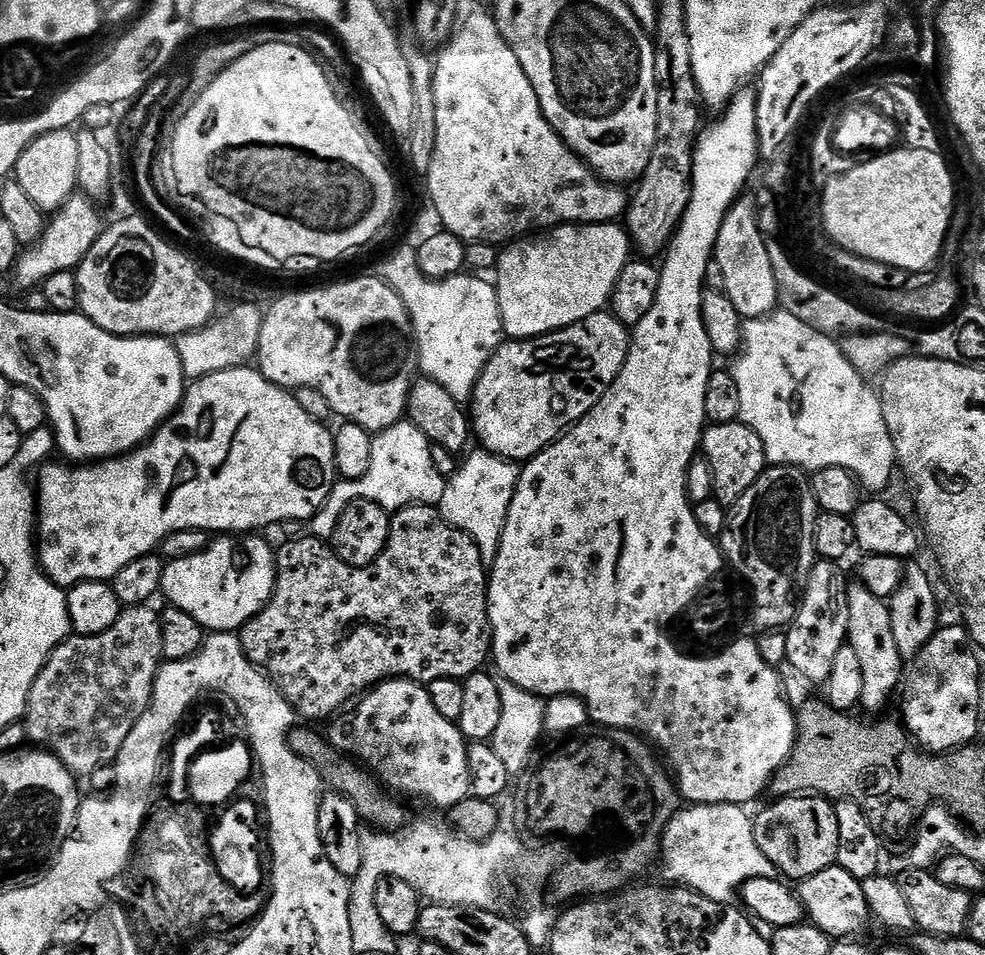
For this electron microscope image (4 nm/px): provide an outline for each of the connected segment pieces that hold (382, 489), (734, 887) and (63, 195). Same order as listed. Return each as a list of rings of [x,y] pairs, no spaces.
[[[407,418],[384,432],[375,433],[372,437],[370,470],[366,470],[360,480],[340,480],[332,485],[328,501],[310,521],[311,535],[317,538],[331,537],[342,510],[346,510],[351,500],[369,500],[382,506],[389,514],[411,504],[439,505],[446,477],[438,474],[438,469],[434,466],[432,446],[433,443],[426,438],[426,434],[422,434],[422,430],[418,430],[418,426],[414,426]]]
[[[694,804],[681,807],[666,826],[664,837],[660,839],[658,869],[668,879],[665,881],[672,886],[690,888],[719,904],[732,904],[747,880],[777,879],[778,873],[770,858],[766,858],[766,854],[758,850],[752,829],[753,817],[744,812],[747,811],[738,804]]]
[[[71,128],[54,130],[50,134],[42,134],[18,158],[14,179],[26,195],[45,214],[55,214],[60,207],[71,200],[78,188],[78,142],[76,132]]]

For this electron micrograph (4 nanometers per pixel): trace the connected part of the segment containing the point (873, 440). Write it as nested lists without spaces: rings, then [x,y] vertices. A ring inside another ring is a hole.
[[[777,310],[771,316],[760,316],[757,320],[749,320],[745,323],[744,343],[735,357],[734,363],[736,365],[731,365],[730,371],[734,382],[738,382],[738,399],[742,402],[740,420],[746,426],[750,426],[750,430],[754,430],[754,434],[758,434],[758,438],[762,438],[762,446],[766,450],[769,465],[788,464],[791,468],[803,468],[805,470],[846,468],[867,491],[868,488],[872,491],[869,493],[883,493],[880,491],[892,480],[892,468],[894,472],[897,467],[894,442],[890,438],[890,430],[886,426],[886,418],[884,417],[884,405],[881,397],[877,393],[875,396],[868,389],[869,381],[861,376],[858,370],[854,370],[854,366],[850,366],[850,362],[844,357],[843,347],[833,337],[806,326],[806,322],[798,322],[798,318],[794,318],[794,314]]]

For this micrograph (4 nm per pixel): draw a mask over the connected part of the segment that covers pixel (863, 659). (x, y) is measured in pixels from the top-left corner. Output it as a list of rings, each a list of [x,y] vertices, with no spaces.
[[[852,582],[848,585],[848,639],[847,647],[858,654],[860,663],[860,702],[868,714],[880,714],[892,695],[897,695],[906,676],[906,661],[894,642],[894,626],[890,622],[888,604],[879,600],[865,584]]]

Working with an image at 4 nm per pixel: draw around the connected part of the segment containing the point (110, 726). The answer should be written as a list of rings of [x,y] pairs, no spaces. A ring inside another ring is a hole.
[[[134,604],[121,611],[118,622],[114,622],[110,630],[102,630],[102,634],[93,636],[69,635],[48,655],[48,661],[28,695],[28,708],[22,723],[28,732],[28,740],[56,755],[73,776],[92,776],[99,768],[107,764],[109,767],[122,750],[122,742],[126,742],[130,730],[134,730],[142,714],[146,714],[152,705],[154,682],[164,660],[161,619],[161,613],[155,612],[152,606]]]

